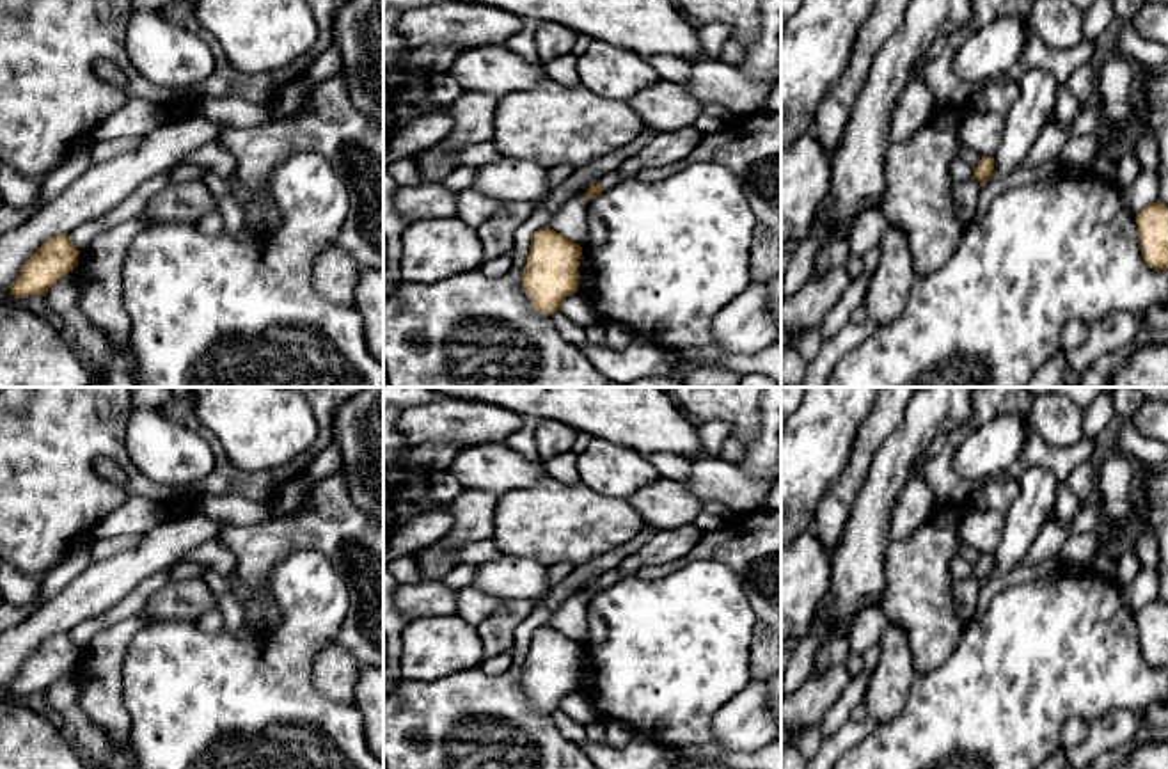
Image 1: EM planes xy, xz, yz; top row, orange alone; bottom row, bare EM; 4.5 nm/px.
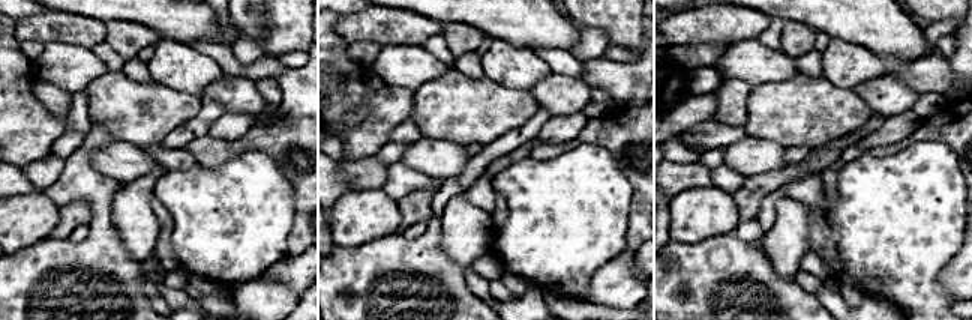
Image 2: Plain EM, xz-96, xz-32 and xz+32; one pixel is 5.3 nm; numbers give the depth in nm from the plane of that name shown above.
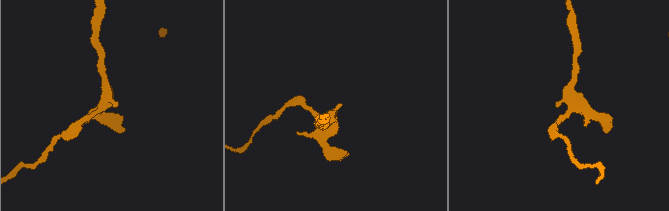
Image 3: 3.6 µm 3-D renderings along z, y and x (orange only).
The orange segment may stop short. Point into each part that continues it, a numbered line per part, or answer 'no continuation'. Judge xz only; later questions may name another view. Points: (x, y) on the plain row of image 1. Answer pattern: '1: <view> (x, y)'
1: xz (613, 576)

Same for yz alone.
no continuation

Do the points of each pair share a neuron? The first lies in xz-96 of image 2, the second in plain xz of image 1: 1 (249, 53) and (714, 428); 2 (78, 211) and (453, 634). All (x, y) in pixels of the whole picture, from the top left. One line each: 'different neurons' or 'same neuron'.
1: same neuron
2: different neurons

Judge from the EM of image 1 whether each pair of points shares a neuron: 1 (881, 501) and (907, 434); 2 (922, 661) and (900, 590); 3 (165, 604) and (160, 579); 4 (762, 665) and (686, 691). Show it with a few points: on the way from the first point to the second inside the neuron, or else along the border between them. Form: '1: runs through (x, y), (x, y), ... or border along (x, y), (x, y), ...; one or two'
1: runs through (883, 485), (900, 450); one
2: runs through (922, 643), (922, 611), (918, 608); one
3: border along (169, 579), (142, 610); two
4: border along (755, 627), (749, 679); two

